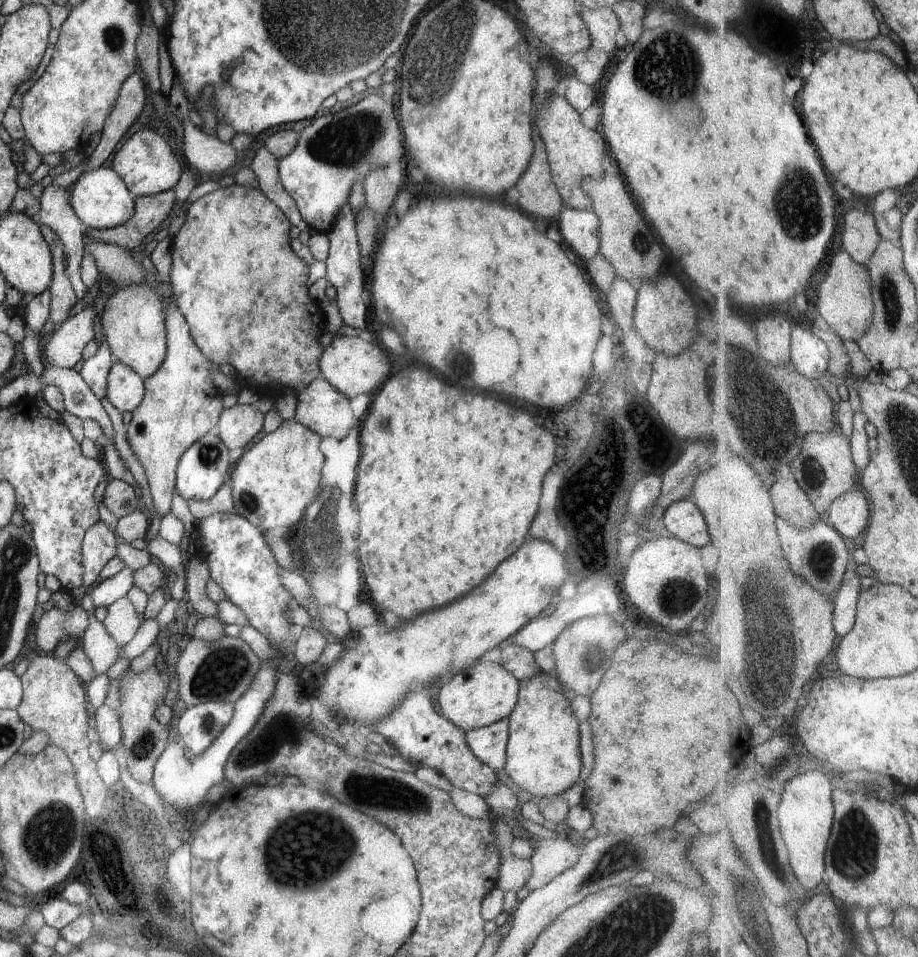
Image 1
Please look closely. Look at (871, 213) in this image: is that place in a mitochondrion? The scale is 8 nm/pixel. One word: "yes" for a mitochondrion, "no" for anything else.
no

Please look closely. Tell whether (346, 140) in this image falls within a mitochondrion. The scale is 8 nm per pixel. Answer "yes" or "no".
yes

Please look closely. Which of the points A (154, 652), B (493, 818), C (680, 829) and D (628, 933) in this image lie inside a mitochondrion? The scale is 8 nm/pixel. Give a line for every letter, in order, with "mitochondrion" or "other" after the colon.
A: other
B: other
C: other
D: mitochondrion

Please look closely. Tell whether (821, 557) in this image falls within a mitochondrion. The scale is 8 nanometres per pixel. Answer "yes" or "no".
yes

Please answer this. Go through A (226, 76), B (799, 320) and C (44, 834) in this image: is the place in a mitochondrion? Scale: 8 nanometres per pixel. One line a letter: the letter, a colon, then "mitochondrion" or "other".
A: other
B: other
C: mitochondrion

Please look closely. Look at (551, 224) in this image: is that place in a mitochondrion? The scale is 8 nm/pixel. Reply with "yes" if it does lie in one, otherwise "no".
no

